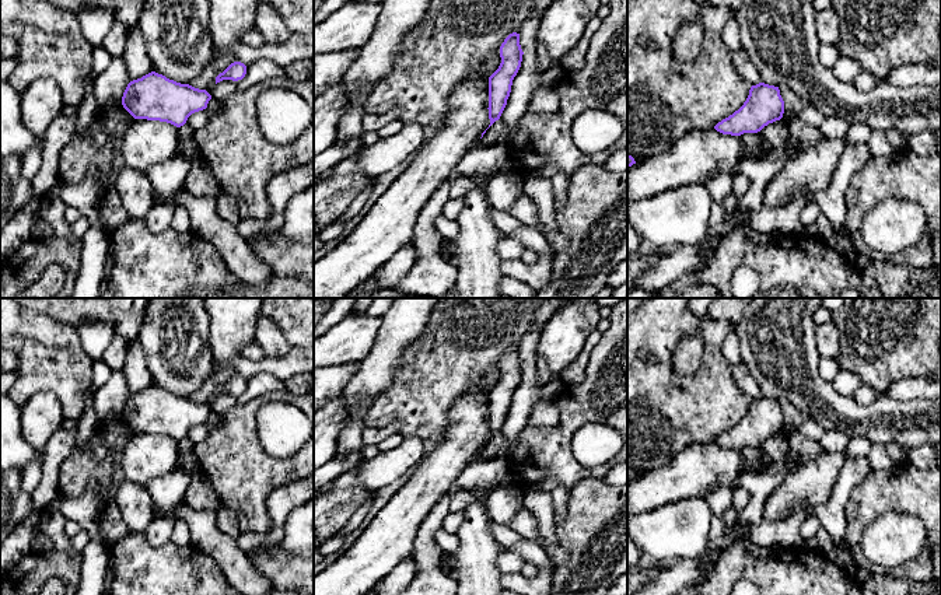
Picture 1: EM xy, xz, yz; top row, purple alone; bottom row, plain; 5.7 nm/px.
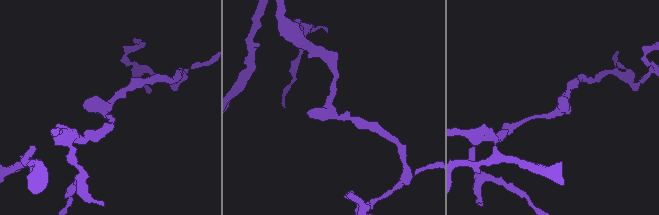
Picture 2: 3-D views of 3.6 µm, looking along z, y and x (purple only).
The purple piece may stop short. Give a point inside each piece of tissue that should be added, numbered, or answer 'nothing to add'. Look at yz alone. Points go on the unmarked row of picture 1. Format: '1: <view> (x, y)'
nothing to add

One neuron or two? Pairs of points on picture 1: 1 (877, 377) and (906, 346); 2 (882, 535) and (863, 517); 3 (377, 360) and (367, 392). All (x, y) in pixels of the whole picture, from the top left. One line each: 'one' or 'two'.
1: one
2: two
3: one

